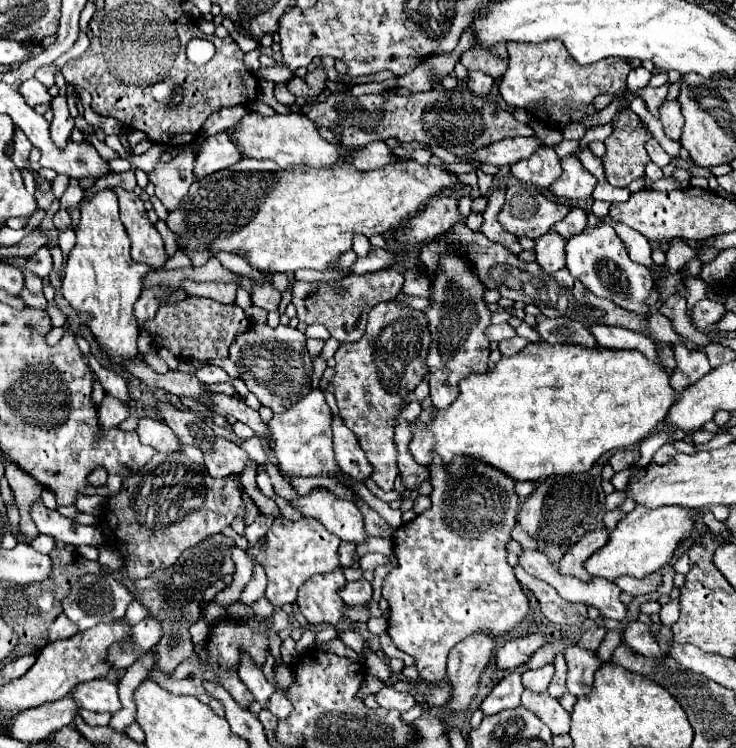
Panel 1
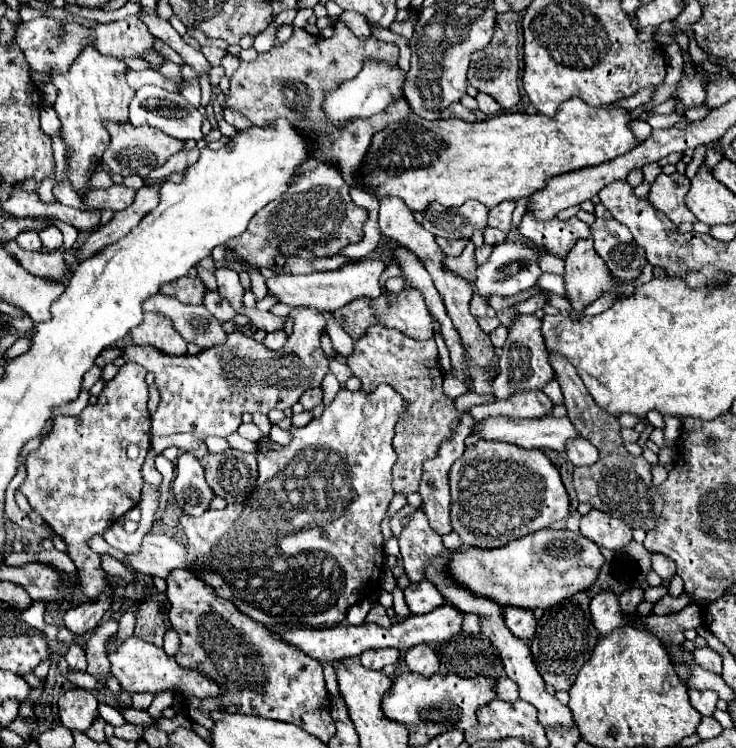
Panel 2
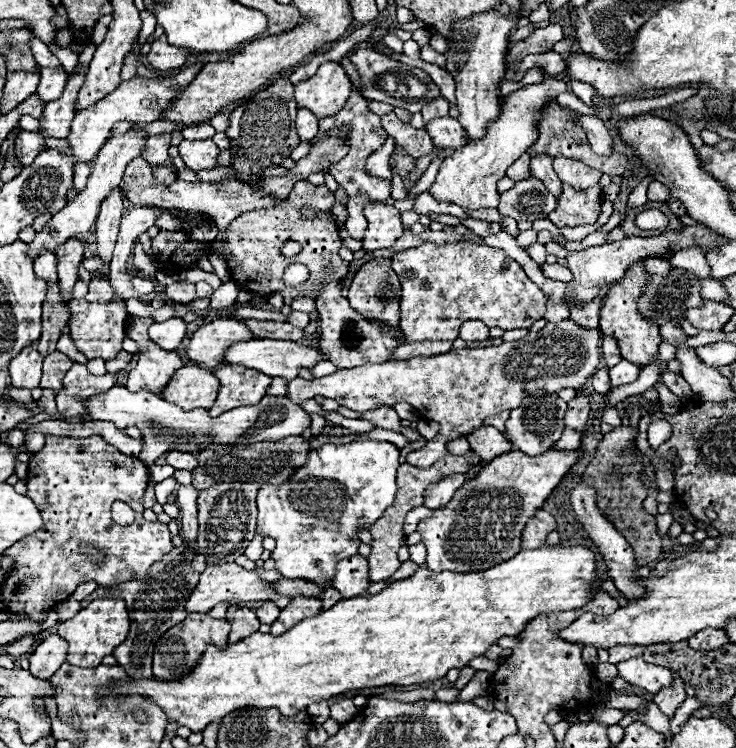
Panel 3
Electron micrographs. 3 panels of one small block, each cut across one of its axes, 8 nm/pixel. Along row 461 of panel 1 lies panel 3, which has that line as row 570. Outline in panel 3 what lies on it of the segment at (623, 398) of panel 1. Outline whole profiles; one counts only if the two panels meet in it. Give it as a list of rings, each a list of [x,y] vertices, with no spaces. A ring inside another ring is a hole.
[[[544,542],[534,550],[520,550],[512,560],[482,572],[432,572],[420,566],[414,576],[394,582],[380,594],[340,600],[330,610],[298,622],[280,636],[254,632],[226,646],[226,650],[216,650],[210,644],[198,666],[182,680],[130,680],[118,682],[116,690],[122,694],[142,694],[152,702],[160,702],[168,720],[178,722],[178,726],[188,726],[192,732],[202,732],[210,722],[220,724],[226,714],[246,706],[278,708],[284,716],[292,718],[306,710],[308,704],[330,700],[348,690],[434,682],[446,676],[450,668],[464,668],[472,658],[482,656],[498,638],[518,636],[536,616],[582,608],[592,598],[596,586],[596,554],[580,544],[552,546]]]

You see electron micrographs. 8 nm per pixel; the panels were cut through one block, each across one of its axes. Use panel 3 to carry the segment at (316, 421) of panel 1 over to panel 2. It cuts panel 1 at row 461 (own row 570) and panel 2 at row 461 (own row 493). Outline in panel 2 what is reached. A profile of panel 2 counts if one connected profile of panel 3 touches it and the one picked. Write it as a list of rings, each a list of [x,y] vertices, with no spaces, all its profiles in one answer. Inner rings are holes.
[[[380,384],[374,392],[350,392],[346,388],[342,388],[336,398],[332,400],[332,404],[328,404],[322,412],[322,416],[318,420],[312,420],[308,426],[304,428],[290,428],[292,432],[292,442],[288,446],[278,446],[272,444],[272,450],[260,452],[258,454],[258,484],[254,494],[242,502],[242,504],[228,504],[224,510],[208,510],[204,512],[200,518],[196,516],[182,516],[180,518],[180,526],[184,530],[184,534],[188,536],[186,544],[176,542],[174,538],[166,536],[166,534],[158,534],[158,532],[150,532],[148,536],[144,536],[142,542],[142,550],[140,554],[128,554],[128,564],[138,572],[138,574],[148,574],[148,576],[160,576],[166,578],[168,572],[172,572],[172,568],[184,568],[184,570],[192,570],[196,576],[200,576],[200,580],[204,580],[208,586],[212,586],[212,590],[216,592],[216,596],[230,600],[232,604],[236,604],[236,608],[250,616],[252,620],[264,624],[264,626],[272,626],[276,628],[278,624],[284,626],[308,626],[308,628],[332,628],[340,622],[346,620],[346,612],[350,606],[354,606],[356,602],[368,598],[376,586],[378,586],[378,578],[382,573],[383,565],[376,565],[376,563],[384,564],[384,538],[380,532],[380,522],[384,520],[386,512],[388,512],[388,504],[394,496],[394,488],[392,488],[392,468],[396,464],[396,452],[392,448],[392,436],[394,436],[394,428],[396,422],[400,420],[400,416],[404,416],[408,408],[408,402],[402,400],[402,396],[392,390],[390,384]],[[318,450],[318,452],[312,452]],[[324,450],[324,452],[322,452]],[[296,506],[302,506],[304,512],[296,512]],[[276,546],[282,554],[276,554]],[[375,558],[380,558],[380,561],[374,561]],[[196,566],[196,568],[194,568]]]

